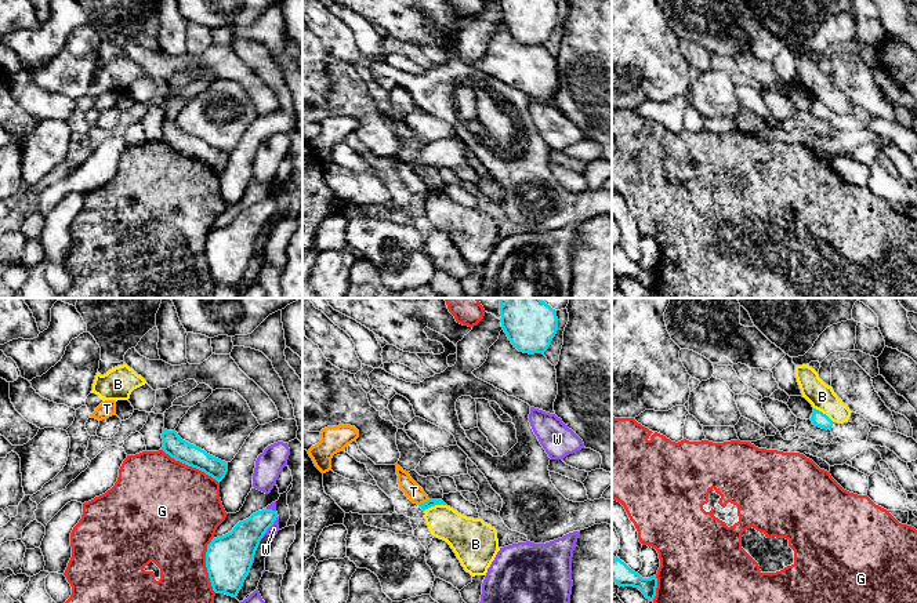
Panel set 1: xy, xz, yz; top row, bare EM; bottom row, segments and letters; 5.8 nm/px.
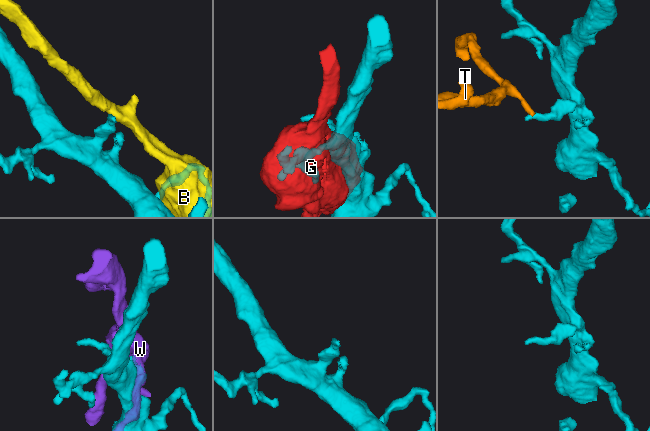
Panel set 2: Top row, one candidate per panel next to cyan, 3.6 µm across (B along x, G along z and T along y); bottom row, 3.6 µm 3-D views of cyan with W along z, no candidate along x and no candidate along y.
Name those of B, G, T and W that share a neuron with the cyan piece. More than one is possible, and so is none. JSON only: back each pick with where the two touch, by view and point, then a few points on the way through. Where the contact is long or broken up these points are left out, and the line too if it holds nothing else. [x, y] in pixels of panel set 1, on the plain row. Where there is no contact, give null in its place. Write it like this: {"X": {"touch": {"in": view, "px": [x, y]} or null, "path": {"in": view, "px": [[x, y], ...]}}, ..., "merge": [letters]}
{"merge": []}

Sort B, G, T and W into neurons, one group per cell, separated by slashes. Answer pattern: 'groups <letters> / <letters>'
groups B / G / T / W

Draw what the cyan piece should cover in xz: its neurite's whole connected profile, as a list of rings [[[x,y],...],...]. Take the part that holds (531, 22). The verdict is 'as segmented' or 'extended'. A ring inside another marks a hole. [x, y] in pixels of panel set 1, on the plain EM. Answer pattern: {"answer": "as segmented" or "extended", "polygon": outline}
{"answer": "as segmented", "polygon": [[[500,0],[501,18],[519,43],[543,44],[558,21],[555,0]]]}

